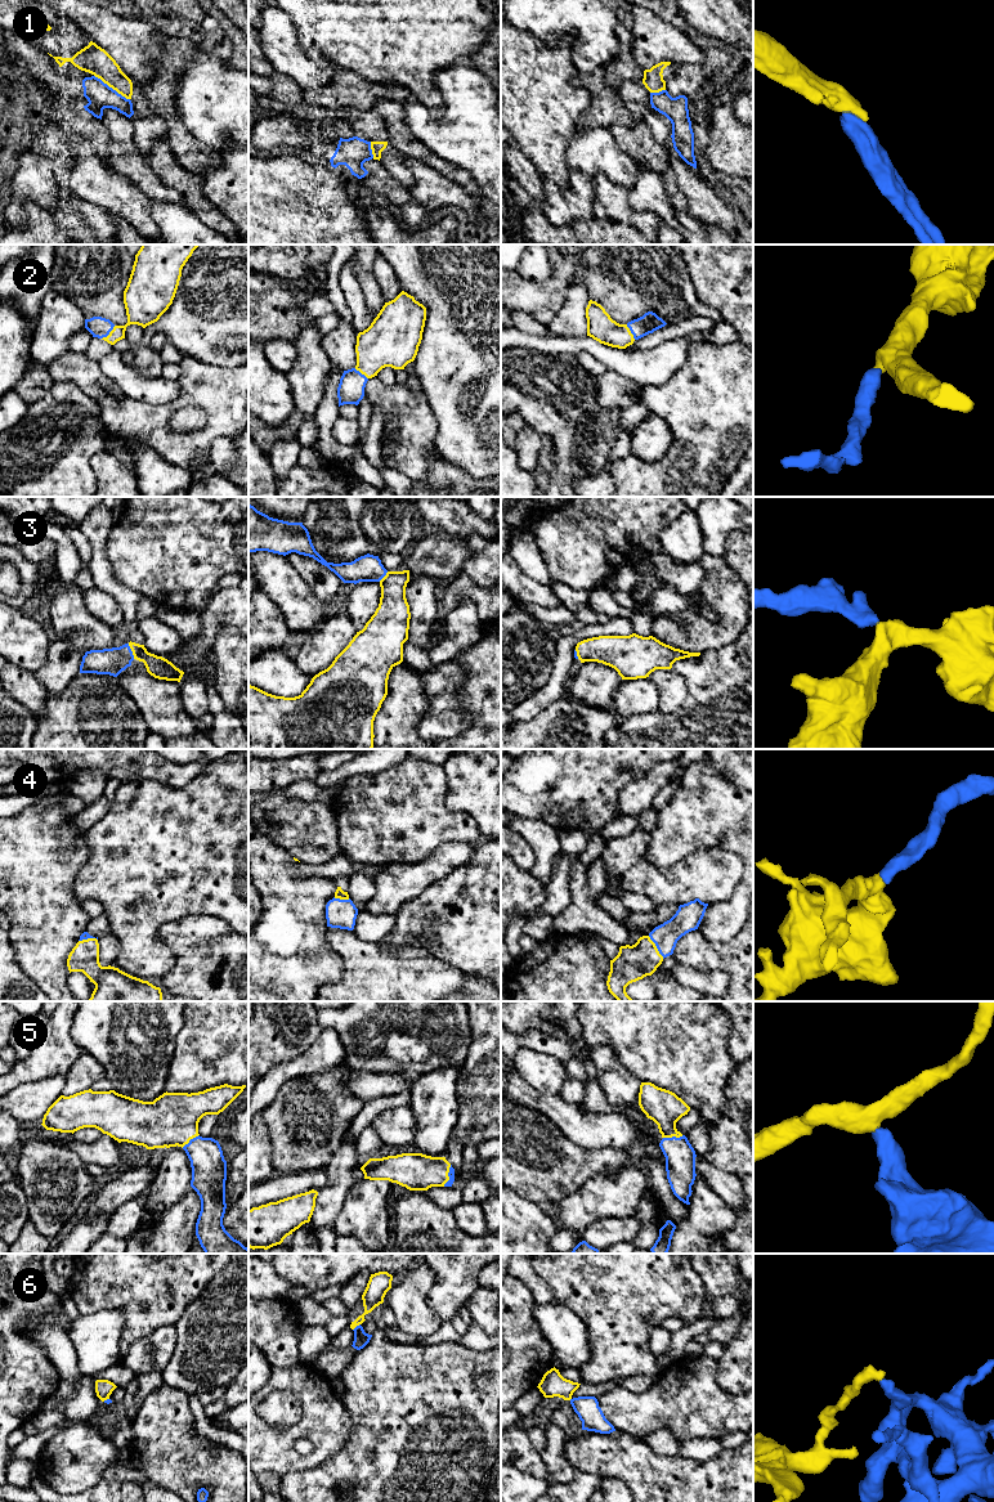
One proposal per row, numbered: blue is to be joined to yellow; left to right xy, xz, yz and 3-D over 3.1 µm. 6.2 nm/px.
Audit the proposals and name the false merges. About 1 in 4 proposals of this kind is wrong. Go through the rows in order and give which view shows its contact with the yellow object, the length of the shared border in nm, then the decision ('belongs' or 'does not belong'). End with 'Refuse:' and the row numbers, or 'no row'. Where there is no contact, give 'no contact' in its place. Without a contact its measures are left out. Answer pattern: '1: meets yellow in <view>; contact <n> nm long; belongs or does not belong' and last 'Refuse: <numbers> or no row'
1: meets yellow in xy; contact 280 nm long; does not belong
2: meets yellow in xy; contact 120 nm long; belongs
3: meets yellow in xy; contact 100 nm long; belongs
4: meets yellow in yz; contact 170 nm long; belongs
5: meets yellow in xz; contact 140 nm long; belongs
6: meets yellow in xz; contact 60 nm long; belongs
Refuse: 1

